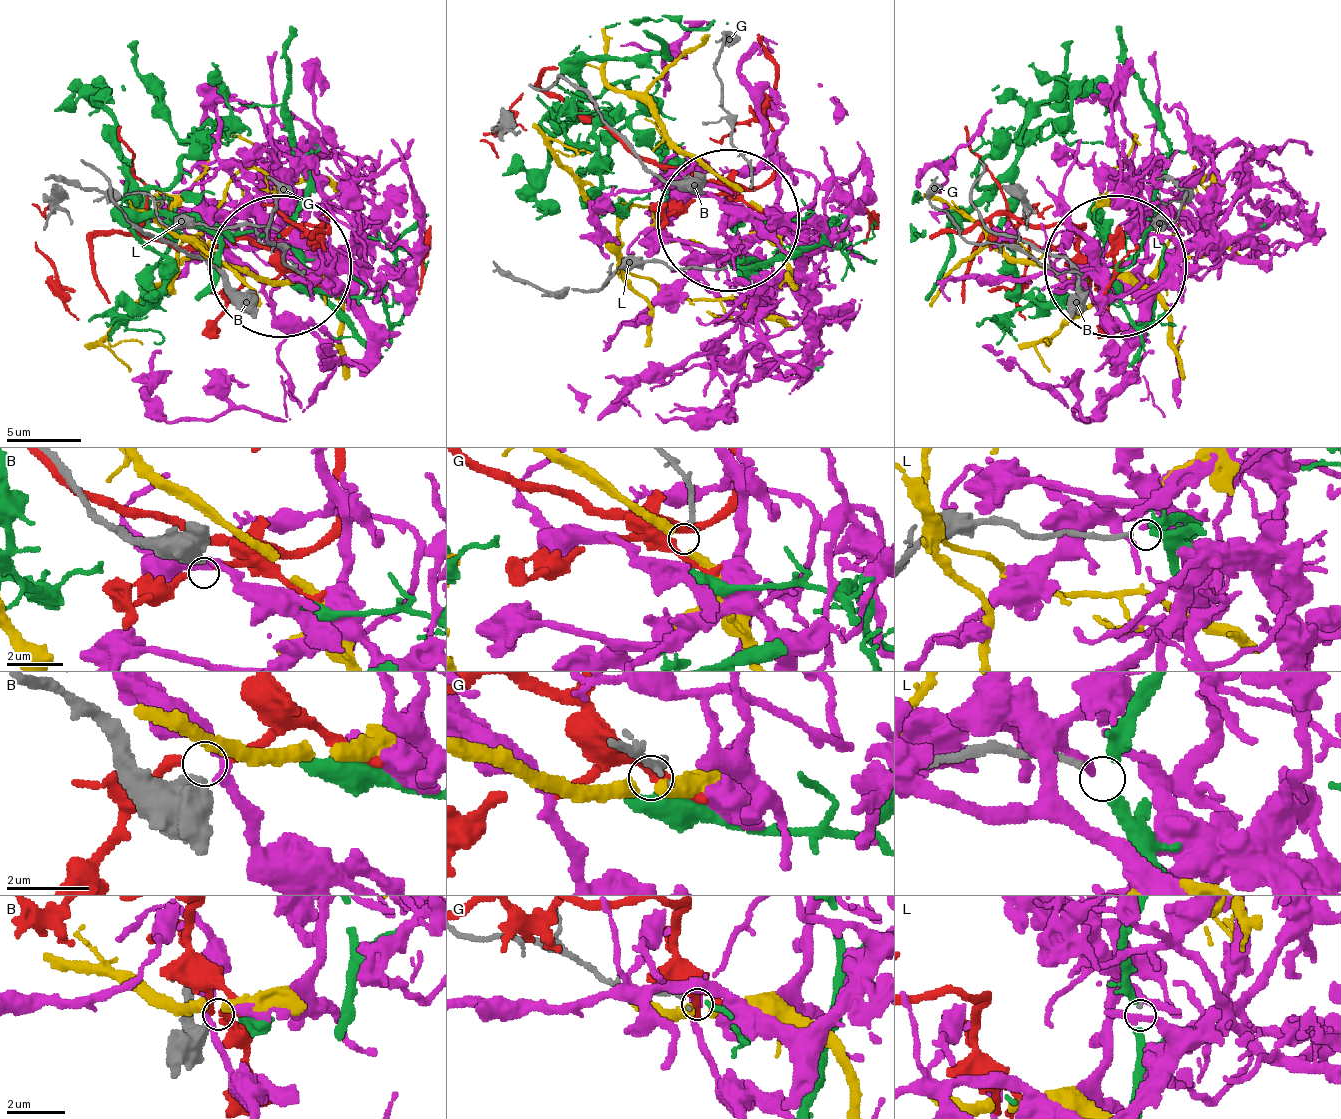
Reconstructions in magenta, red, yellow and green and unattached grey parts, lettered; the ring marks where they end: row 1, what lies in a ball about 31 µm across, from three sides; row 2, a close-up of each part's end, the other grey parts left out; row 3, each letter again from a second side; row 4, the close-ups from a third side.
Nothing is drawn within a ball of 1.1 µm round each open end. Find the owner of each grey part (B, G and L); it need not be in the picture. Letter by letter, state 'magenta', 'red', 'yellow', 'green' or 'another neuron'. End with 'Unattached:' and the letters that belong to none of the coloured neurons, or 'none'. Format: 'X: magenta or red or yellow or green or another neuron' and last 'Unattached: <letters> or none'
B: another neuron
G: yellow
L: green
Unattached: B

